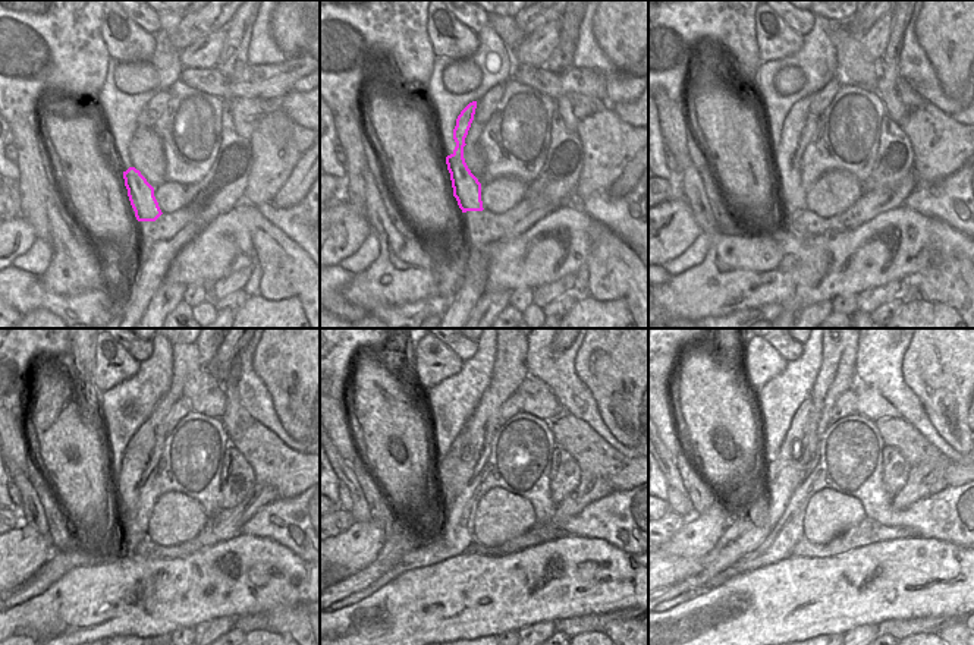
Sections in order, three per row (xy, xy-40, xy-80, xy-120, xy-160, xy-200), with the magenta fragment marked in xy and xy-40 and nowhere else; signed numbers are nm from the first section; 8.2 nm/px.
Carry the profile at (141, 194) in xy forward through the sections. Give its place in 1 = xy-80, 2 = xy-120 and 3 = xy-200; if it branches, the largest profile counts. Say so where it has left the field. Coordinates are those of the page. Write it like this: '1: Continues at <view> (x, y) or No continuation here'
1: Continues at xy-80 (786, 156)
2: Continues at xy-120 (185, 358)
3: Continues at xy-200 (836, 374).

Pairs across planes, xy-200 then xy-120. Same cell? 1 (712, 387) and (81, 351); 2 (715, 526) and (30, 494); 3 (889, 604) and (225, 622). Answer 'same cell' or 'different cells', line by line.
1: different cells
2: different cells
3: different cells

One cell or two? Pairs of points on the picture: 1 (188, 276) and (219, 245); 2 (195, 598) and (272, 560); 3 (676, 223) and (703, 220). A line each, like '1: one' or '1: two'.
1: one
2: one
3: two

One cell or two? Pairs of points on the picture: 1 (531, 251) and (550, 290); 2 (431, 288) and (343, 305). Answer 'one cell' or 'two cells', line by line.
1: two cells
2: two cells

